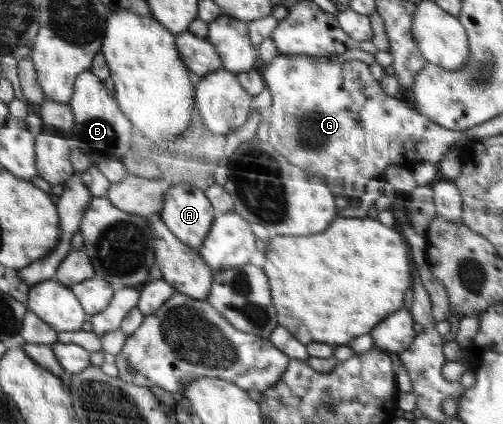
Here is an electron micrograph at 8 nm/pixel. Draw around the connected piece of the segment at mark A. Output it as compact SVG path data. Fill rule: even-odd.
M189 183L170 187L164 196L160 219L185 245L200 249L215 223L215 211L201 189Z

